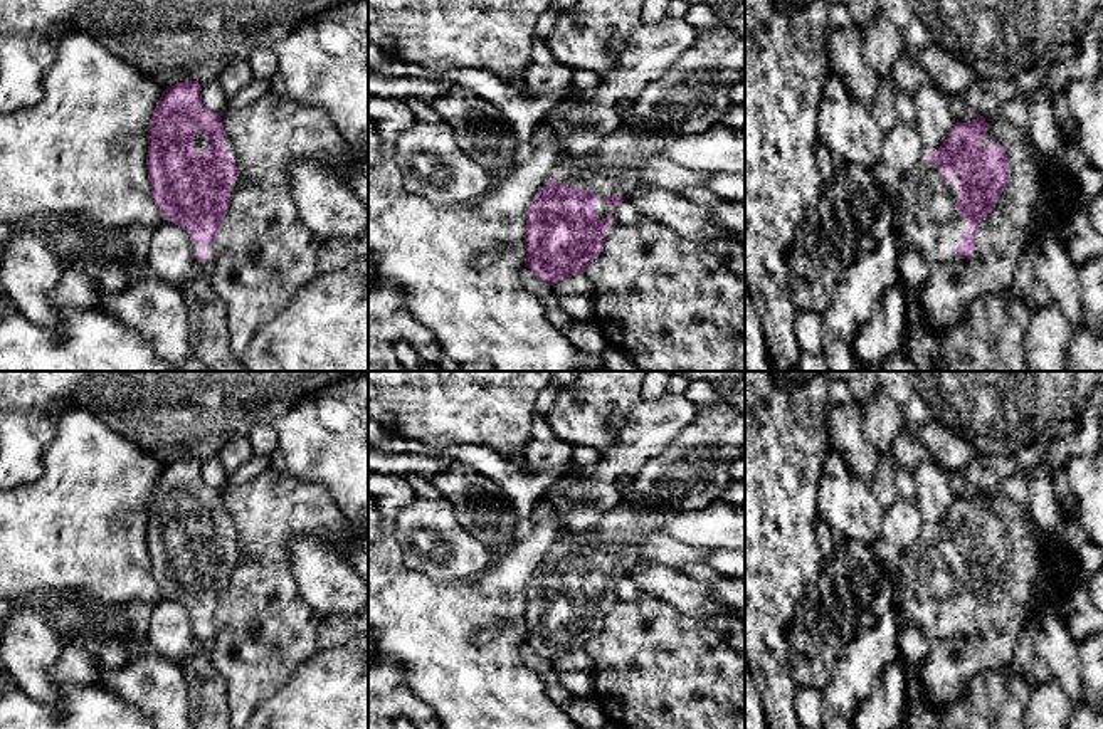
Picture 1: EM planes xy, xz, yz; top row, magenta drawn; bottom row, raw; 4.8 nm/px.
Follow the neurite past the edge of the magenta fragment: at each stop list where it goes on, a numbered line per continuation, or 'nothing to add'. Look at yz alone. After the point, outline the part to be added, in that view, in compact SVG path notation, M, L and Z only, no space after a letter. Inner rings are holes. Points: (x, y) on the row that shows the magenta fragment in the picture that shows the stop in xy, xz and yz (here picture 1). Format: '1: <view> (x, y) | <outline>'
1: yz (923, 209) | M926 161L901 175L895 193L893 230L911 250L931 255L938 239L950 230L957 233L960 245L965 228L970 228L970 223L960 217L940 168Z

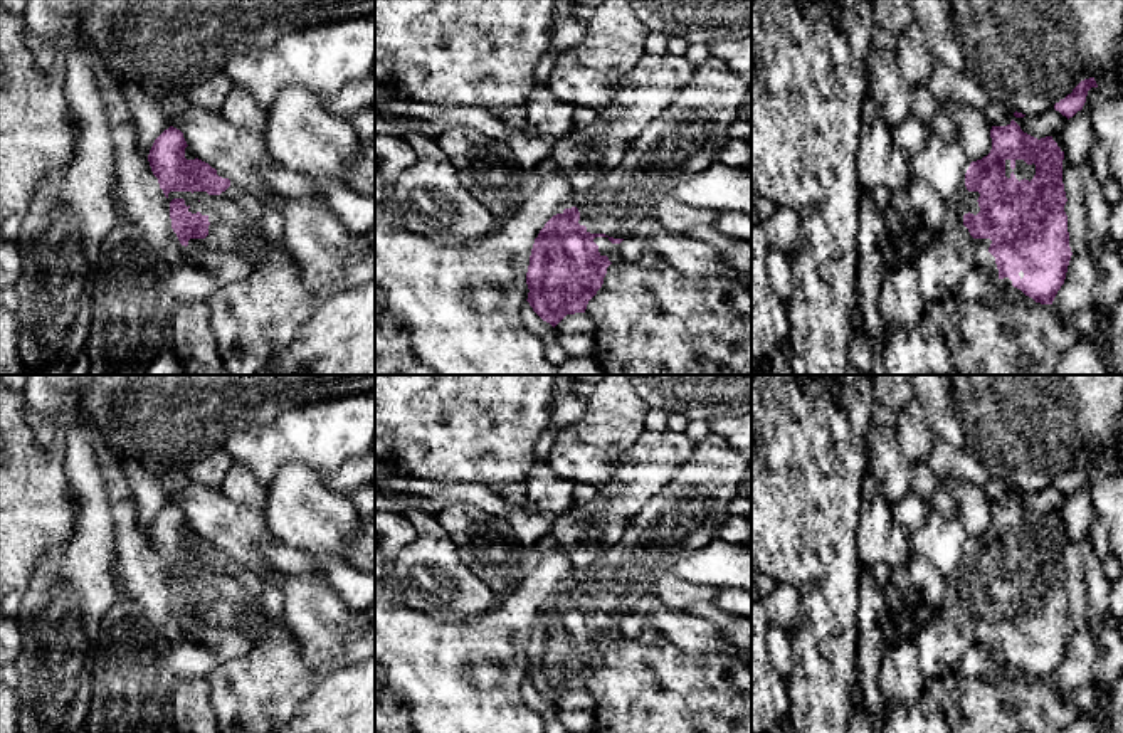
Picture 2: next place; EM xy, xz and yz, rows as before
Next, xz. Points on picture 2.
1: xz (685, 140) | M703 64L669 108L629 145L617 168L600 177L587 192L577 192L575 207L587 220L587 232L625 239L632 225L627 212L649 208L659 197L671 195L683 177L706 170L716 161L720 148L730 140L728 128L740 118L748 94L746 82L721 64Z

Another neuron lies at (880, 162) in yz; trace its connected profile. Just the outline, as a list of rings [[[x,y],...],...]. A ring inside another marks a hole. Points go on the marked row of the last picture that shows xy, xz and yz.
[[[873,98],[861,106],[856,171],[862,188],[886,187],[891,193],[913,182],[911,155],[893,143],[888,123],[879,116]]]

